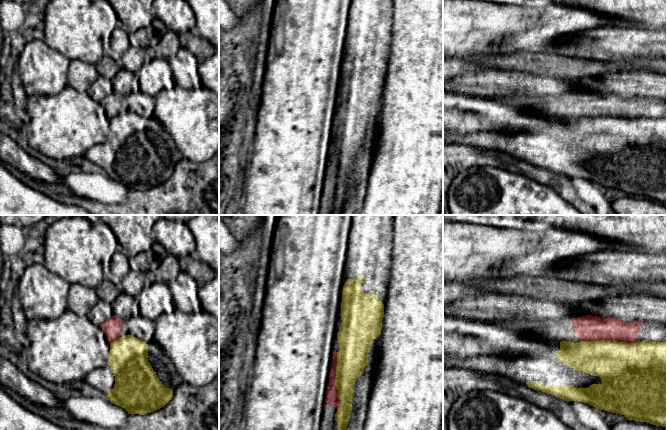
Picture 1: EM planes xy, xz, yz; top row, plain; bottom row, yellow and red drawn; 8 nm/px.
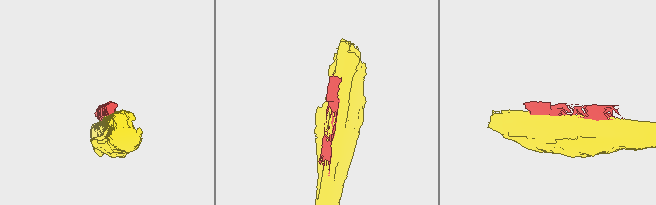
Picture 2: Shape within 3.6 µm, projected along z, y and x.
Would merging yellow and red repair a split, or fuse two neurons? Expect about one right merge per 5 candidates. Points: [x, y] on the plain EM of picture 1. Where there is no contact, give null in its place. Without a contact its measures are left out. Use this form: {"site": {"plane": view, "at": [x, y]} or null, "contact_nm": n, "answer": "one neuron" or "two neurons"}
{"site": {"plane": "xz", "at": [335, 157]}, "contact_nm": 460, "answer": "two neurons"}

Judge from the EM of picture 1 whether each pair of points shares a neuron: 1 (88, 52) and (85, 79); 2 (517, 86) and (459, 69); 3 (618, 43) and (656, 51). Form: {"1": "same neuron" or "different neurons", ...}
{"1": "different neurons", "2": "different neurons", "3": "same neuron"}

